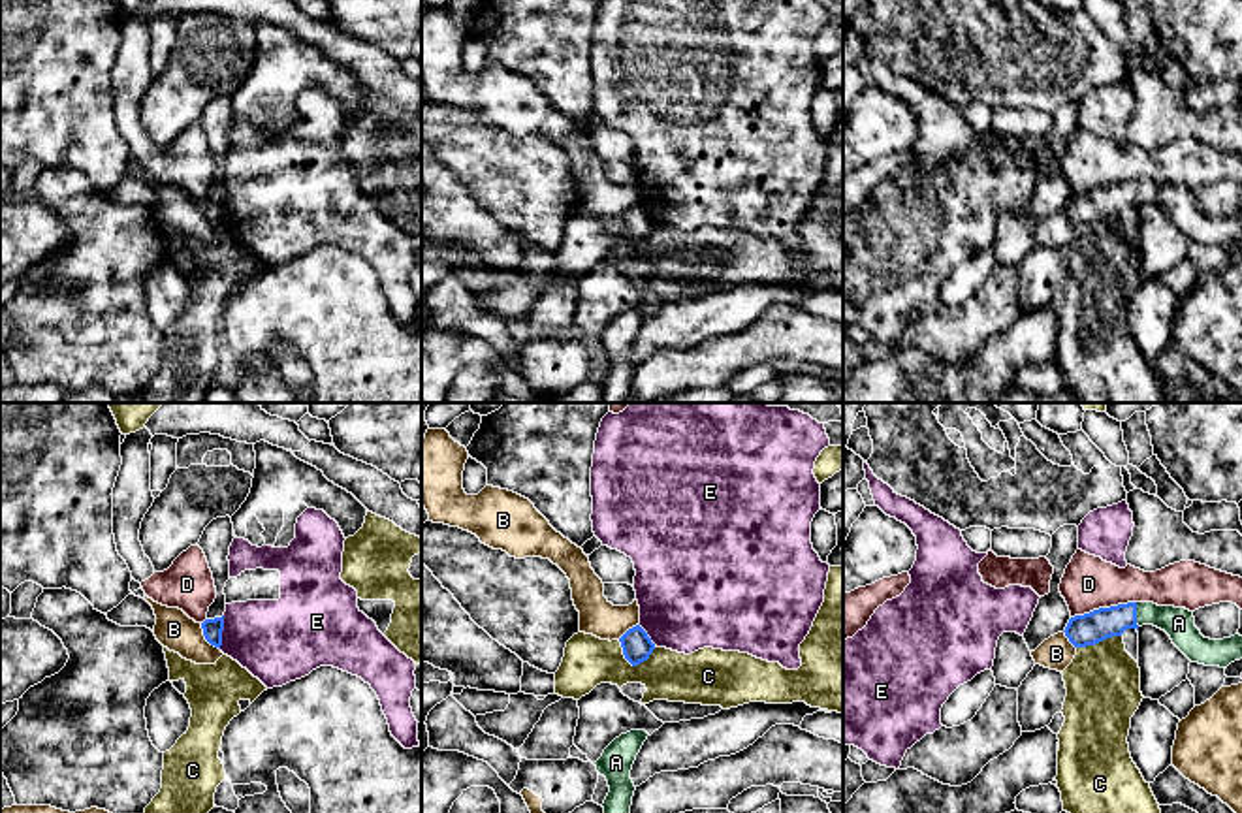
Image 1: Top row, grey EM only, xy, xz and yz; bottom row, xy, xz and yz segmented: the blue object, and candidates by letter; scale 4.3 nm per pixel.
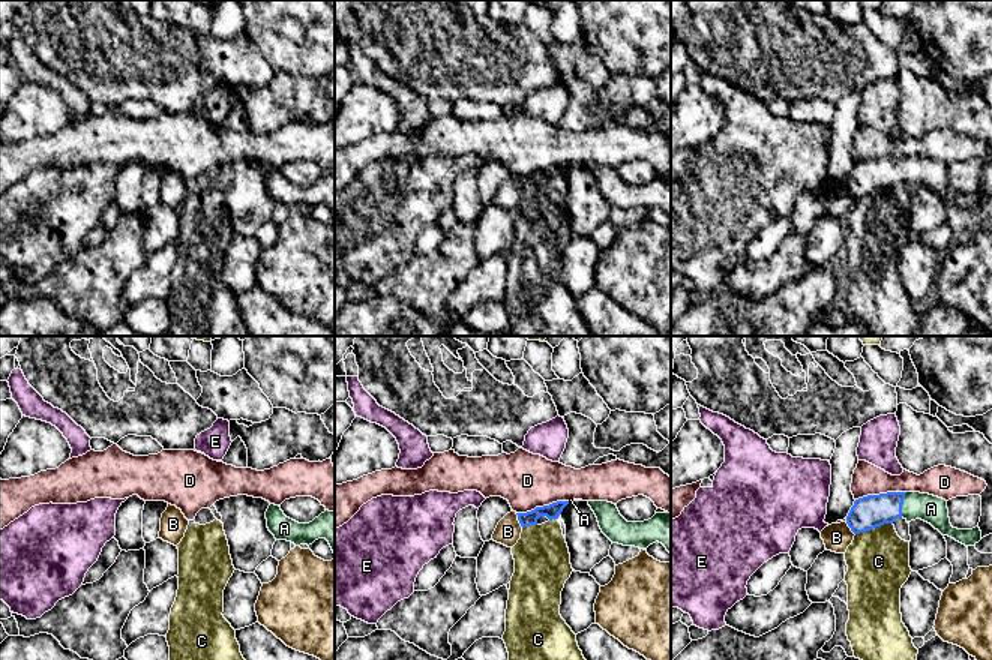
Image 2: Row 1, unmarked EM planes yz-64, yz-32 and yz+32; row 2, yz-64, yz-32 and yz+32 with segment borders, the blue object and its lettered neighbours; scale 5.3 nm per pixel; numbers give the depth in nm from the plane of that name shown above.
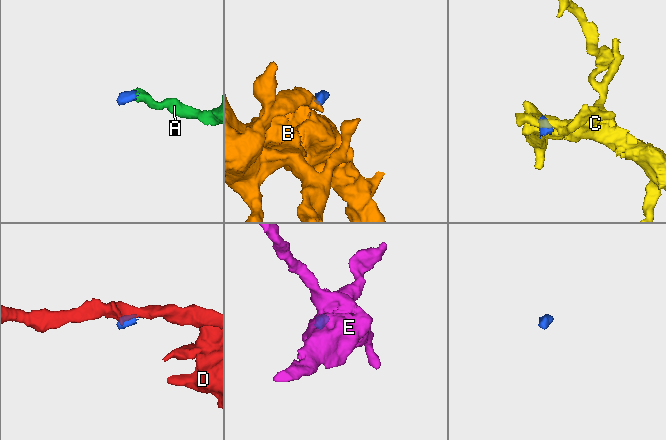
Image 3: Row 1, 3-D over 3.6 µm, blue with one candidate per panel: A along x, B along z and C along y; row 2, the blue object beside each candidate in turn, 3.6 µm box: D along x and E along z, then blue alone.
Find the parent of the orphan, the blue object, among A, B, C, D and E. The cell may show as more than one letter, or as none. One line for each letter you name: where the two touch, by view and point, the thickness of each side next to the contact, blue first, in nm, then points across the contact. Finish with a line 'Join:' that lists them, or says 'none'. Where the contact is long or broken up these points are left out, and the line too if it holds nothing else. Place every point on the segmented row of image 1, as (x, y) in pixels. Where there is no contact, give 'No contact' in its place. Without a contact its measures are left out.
A: Touches blue at yz (1135, 614). Thickness 140 nm (blue) against 140 nm. Path across: yz (1098, 625), (1135, 614), (1154, 614), (1178, 623)
Join: A

